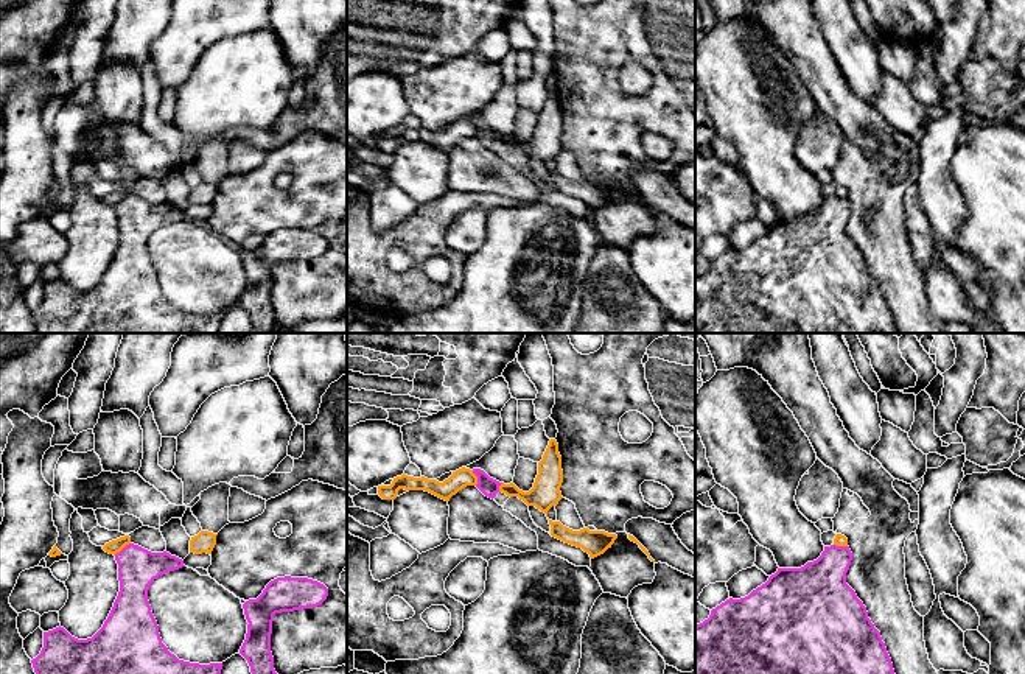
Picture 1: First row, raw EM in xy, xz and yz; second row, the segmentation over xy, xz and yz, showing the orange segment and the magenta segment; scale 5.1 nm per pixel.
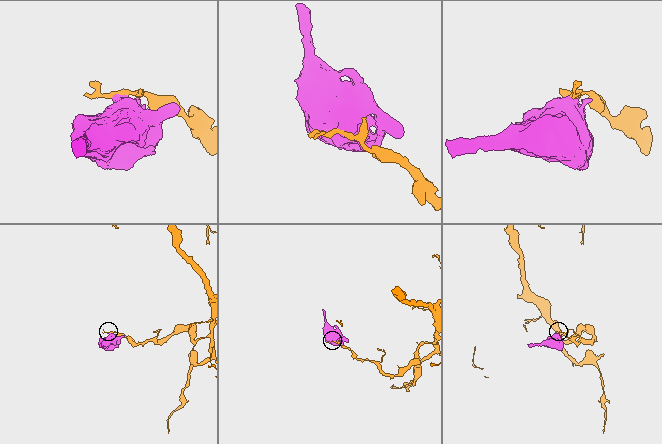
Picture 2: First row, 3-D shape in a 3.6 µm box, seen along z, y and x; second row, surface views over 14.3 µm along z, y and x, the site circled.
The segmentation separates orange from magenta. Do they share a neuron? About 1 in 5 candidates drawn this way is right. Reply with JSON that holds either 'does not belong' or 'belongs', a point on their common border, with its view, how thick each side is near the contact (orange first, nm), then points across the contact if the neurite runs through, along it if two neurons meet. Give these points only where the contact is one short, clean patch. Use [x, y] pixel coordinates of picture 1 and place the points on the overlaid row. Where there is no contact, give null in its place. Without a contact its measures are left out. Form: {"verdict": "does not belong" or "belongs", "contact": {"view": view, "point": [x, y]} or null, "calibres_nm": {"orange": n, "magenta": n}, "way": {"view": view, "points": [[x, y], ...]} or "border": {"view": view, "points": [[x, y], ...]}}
{"verdict": "does not belong", "contact": {"view": "xy", "point": [122, 548]}, "calibres_nm": {"orange": 70, "magenta": 200}, "border": {"view": "xy", "points": [[129, 542], [114, 554]]}}

